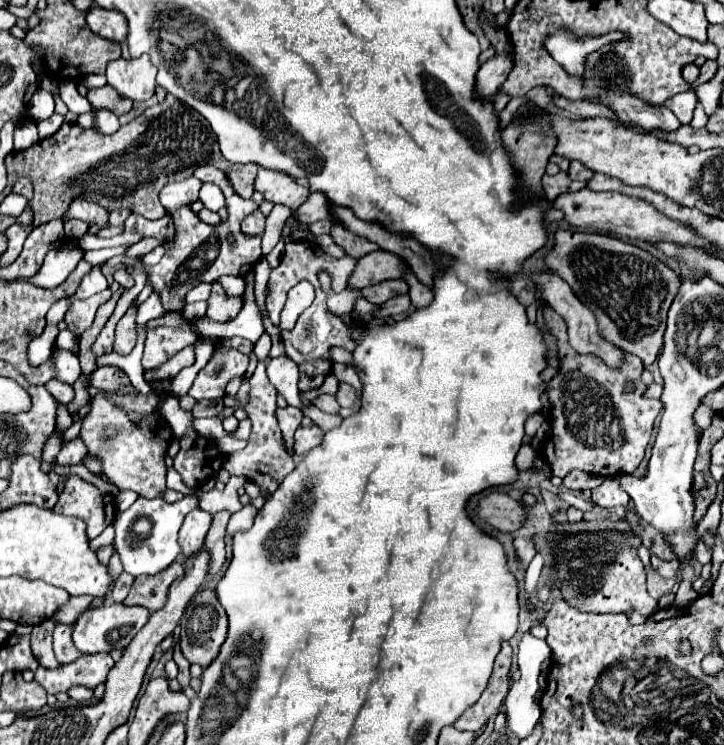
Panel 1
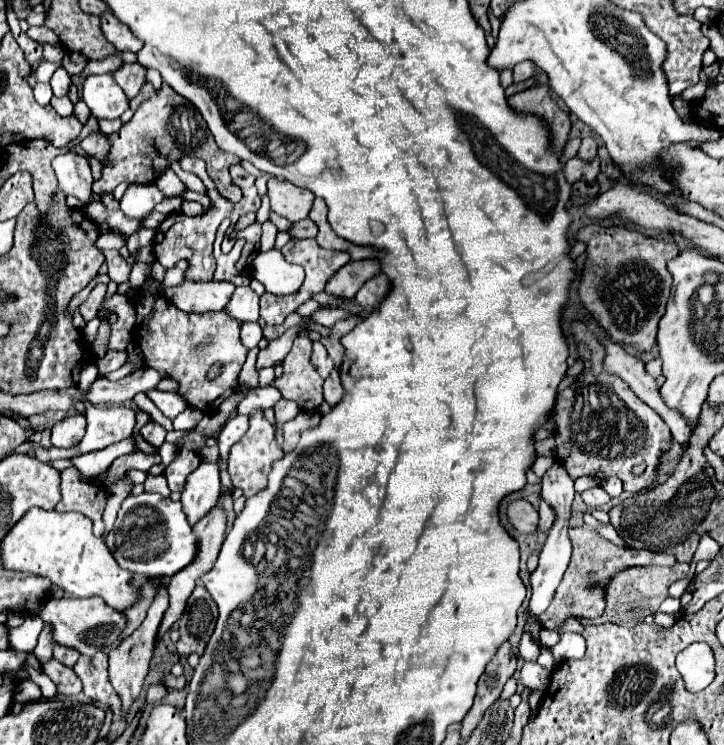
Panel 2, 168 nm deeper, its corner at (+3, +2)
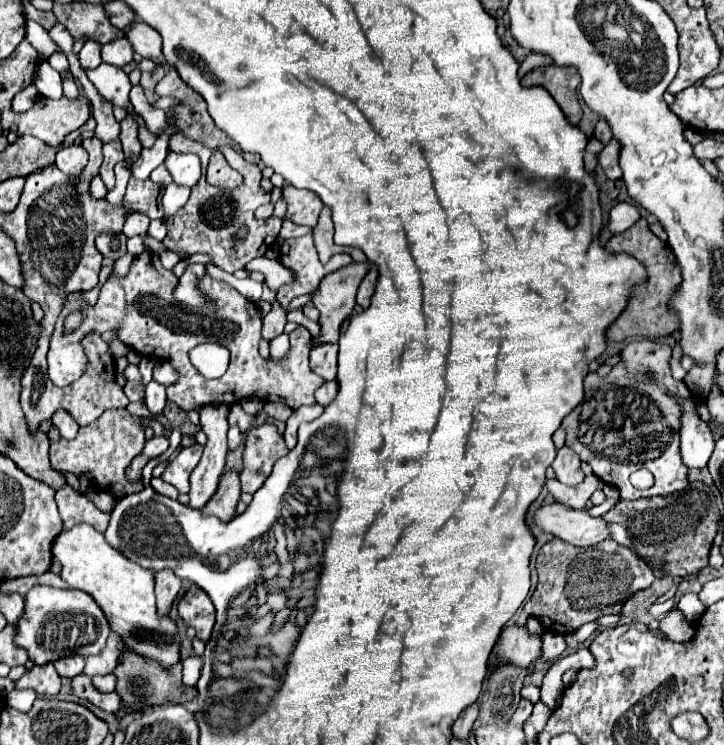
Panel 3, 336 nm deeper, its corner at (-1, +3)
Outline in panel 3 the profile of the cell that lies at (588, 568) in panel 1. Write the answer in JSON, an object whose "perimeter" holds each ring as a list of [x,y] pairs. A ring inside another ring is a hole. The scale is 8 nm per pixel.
{"perimeter":[[[677,609],[669,611],[663,619],[661,619],[661,625],[659,629],[663,631],[663,635],[667,635],[667,639],[671,641],[689,641],[693,639],[693,623],[689,623],[683,613],[679,613]]]}

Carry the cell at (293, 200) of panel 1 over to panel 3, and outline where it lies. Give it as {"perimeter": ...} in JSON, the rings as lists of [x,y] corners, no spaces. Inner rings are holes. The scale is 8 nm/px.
{"perimeter":[[[285,185],[283,189],[283,197],[287,201],[287,215],[285,219],[297,223],[297,225],[307,225],[307,227],[315,227],[319,213],[323,209],[321,199],[307,189],[297,189],[293,185]]]}

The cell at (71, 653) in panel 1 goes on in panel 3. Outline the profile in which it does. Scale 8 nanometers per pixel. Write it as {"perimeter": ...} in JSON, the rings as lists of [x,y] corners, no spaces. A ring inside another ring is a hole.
{"perimeter":[[[71,655],[71,657],[63,657],[63,659],[57,659],[55,663],[55,669],[59,673],[59,677],[63,679],[71,679],[75,675],[79,675],[85,667],[85,659],[81,655]]]}

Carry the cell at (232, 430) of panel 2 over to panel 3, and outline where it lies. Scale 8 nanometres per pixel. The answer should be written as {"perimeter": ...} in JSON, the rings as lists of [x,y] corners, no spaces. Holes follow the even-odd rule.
{"perimeter":[[[257,397],[241,399],[241,401],[239,401],[239,405],[241,405],[241,407],[243,407],[243,411],[245,411],[245,413],[249,413],[249,415],[255,415],[255,413],[259,413],[259,411],[263,409],[263,401],[261,401],[261,399],[257,399]]]}

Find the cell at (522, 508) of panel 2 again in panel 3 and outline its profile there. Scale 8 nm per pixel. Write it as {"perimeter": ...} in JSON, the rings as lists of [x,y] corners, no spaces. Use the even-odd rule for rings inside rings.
{"perimeter":[[[561,503],[543,505],[535,513],[535,523],[575,547],[591,547],[605,539],[611,539],[607,521],[603,517],[591,517],[587,511],[571,509]]]}

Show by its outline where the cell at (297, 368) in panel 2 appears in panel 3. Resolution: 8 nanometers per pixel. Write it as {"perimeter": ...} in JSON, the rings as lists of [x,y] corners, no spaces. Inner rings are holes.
{"perimeter":[[[143,251],[137,255],[129,267],[125,277],[109,277],[101,285],[101,293],[97,303],[85,305],[81,301],[71,301],[63,307],[61,315],[57,317],[53,335],[51,335],[51,349],[47,353],[49,361],[49,379],[57,387],[67,387],[69,383],[77,381],[87,367],[87,355],[81,347],[81,339],[87,333],[105,333],[115,331],[117,337],[131,349],[141,355],[155,355],[157,359],[167,359],[179,371],[177,385],[167,387],[169,401],[177,403],[183,411],[191,411],[201,405],[213,403],[239,403],[243,397],[257,395],[263,401],[281,401],[293,409],[303,405],[315,403],[315,389],[321,387],[323,379],[315,375],[309,367],[309,351],[311,351],[311,333],[305,327],[297,327],[289,334],[290,349],[285,359],[263,359],[257,353],[257,343],[262,338],[262,320],[257,315],[257,307],[253,301],[245,299],[237,289],[229,283],[217,281],[205,273],[201,277],[201,291],[205,293],[207,301],[213,301],[211,307],[187,307],[173,297],[173,289],[179,279],[161,267],[159,255],[153,251]],[[83,309],[85,321],[83,325],[73,331],[71,335],[63,335],[63,321],[65,317],[75,311]],[[199,343],[219,343],[231,351],[231,363],[223,377],[219,379],[205,379],[189,361],[189,349]]]}

